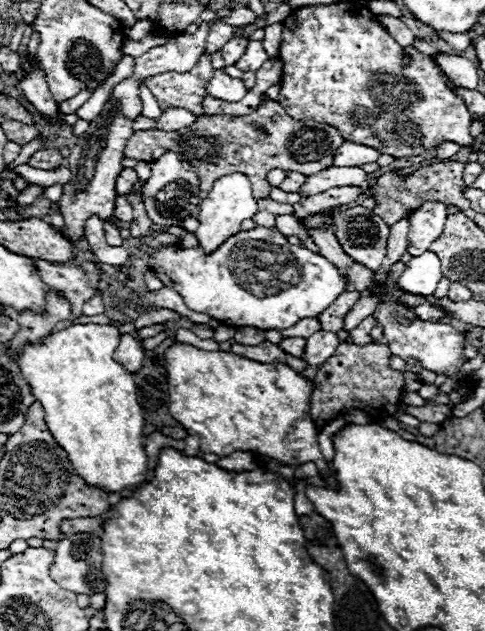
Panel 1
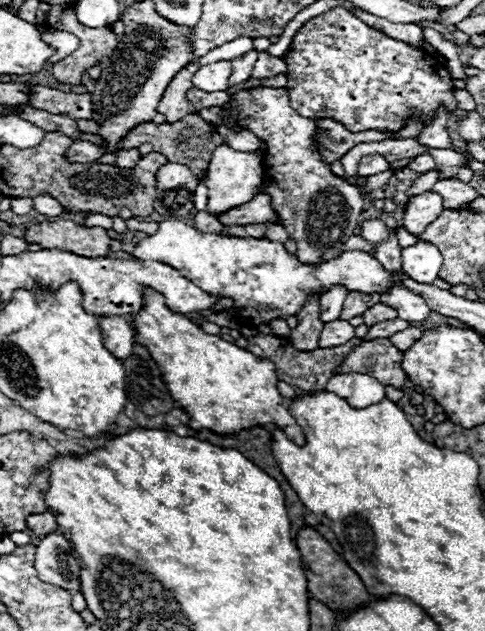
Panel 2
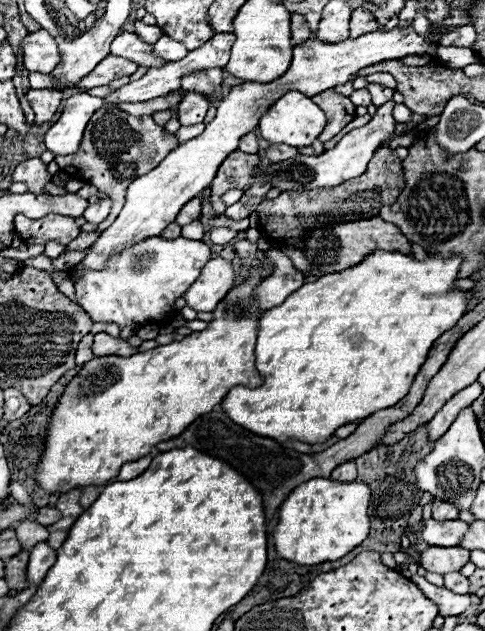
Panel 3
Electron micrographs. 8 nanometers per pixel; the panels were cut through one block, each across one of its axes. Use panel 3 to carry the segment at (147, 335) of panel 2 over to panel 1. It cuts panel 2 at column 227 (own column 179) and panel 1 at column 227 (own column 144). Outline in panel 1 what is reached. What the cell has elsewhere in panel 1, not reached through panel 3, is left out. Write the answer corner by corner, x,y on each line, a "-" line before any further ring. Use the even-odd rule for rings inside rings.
174,342
166,354
168,372
168,410
186,428
190,436
200,438
200,450
228,456
236,450
256,450
278,462
316,462
324,476
330,474
316,440
316,428
310,418
312,382
302,378
286,364
262,364
234,352
206,352
190,344

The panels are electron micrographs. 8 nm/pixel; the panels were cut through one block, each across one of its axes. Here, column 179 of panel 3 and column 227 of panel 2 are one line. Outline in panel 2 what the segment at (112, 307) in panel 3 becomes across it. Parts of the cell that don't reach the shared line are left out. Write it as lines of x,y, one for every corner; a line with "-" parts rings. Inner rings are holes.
166,220
160,222
160,228
156,234
146,236
142,242
138,242
132,250
136,260
156,260
162,264
168,264
176,268
184,278
192,280
198,288
204,288
204,292
210,292
214,296
232,298
232,308
240,310
240,316
236,320
246,326
260,326
270,324
272,320
288,320
290,316
296,316
302,306
308,300
310,292
324,294
332,286
346,286
350,292
380,292
388,286
388,272
380,268
378,260
372,260
370,254
362,250
344,252
338,258
332,258
322,264
304,264
294,254
288,254
282,242
270,242
266,238
224,238
218,234
202,234
194,226
186,226
180,220

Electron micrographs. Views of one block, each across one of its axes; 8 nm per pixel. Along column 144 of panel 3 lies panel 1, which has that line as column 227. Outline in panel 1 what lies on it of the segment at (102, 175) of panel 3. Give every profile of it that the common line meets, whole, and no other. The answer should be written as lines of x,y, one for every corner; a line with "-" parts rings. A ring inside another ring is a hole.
270,100
268,104
260,106
250,116
200,116
196,124
166,132
158,128
150,130
138,130
132,140
128,140
124,154
134,160
152,162
160,158
164,152
182,152
182,162
186,168
192,168
198,172
200,178
200,190
210,192
212,184
224,176
224,172
244,172
252,182
252,194
260,200
266,198
270,192
270,184
266,182
266,174
272,168
292,170
300,174
316,174
324,168
332,166
336,148
344,142
340,132
324,122
314,120
294,120
286,114
286,110
-
256,124
262,124
268,132
266,136
256,134

